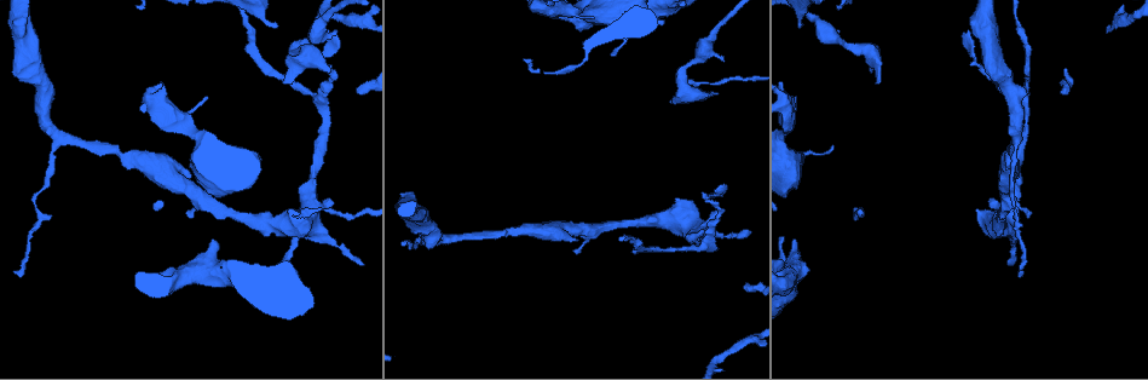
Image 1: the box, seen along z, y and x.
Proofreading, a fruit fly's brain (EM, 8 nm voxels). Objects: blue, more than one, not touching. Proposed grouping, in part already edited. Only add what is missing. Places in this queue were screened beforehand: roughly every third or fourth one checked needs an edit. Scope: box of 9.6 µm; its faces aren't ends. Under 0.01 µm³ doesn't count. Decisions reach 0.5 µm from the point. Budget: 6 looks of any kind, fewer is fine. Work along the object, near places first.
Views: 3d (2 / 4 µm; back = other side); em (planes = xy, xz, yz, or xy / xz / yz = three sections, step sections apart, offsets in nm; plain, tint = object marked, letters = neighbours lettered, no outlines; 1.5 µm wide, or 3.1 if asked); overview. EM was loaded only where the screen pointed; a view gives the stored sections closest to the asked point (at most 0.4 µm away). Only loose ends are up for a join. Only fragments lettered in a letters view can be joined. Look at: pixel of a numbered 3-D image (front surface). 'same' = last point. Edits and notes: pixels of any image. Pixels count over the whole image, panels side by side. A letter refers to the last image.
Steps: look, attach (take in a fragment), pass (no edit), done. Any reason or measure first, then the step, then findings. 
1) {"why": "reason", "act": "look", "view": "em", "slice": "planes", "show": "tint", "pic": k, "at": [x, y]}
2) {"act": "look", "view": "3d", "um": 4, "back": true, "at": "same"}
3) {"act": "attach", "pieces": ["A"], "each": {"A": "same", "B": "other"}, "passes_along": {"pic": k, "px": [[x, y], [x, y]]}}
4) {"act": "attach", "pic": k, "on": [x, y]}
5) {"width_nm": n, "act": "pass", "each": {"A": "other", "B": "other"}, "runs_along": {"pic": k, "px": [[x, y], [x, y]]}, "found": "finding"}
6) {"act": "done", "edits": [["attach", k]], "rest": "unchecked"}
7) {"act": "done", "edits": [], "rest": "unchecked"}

{"why": "long arm stops here", "act": "look", "view": "3d", "um": 4, "back": true, "pic": 1, "at": [1020, 272]}

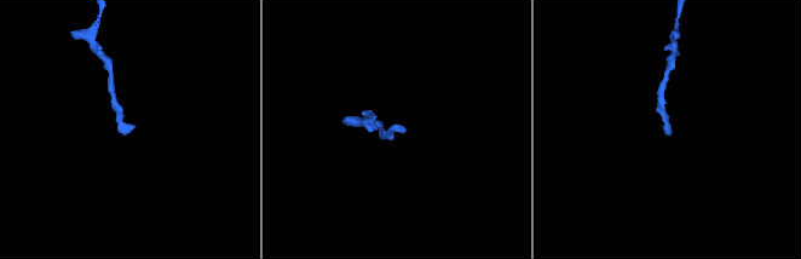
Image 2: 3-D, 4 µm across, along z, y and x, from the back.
{"why": "now the EM", "act": "look", "view": "em", "slice": "planes", "show": "letters", "pic": 2, "at": [665, 125]}

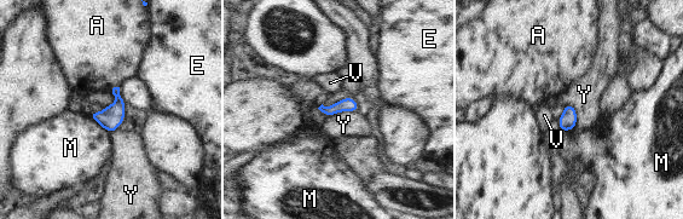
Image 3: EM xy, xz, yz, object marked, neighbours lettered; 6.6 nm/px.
{"width_nm": 90, "act": "pass", "each": {"A": "other", "E": "other", "M": "other", "V": "other", "Y": "other"}, "border": {"pic": 3, "px": [[357, 110], [342, 110], [325, 117]]}, "found": "none of them fits"}

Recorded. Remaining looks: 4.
{"why": "stops while still wide", "act": "look", "view": "3d", "um": 4, "pic": 1, "at": [791, 242]}

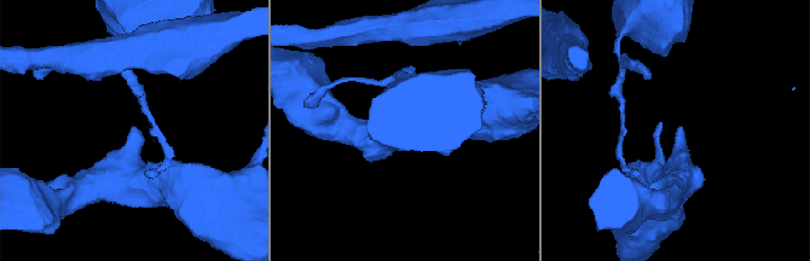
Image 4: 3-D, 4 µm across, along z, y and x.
{"act": "look", "view": "em", "slice": "yz", "step": 8, "show": "tint", "pic": 4, "at": [679, 128]}

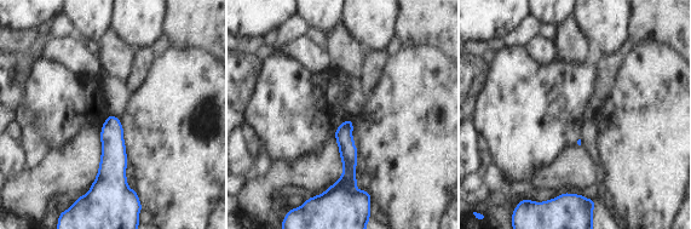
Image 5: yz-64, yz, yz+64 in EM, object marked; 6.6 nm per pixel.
{"why": "another direction", "act": "look", "view": "em", "slice": "planes", "show": "letters", "at": "same"}

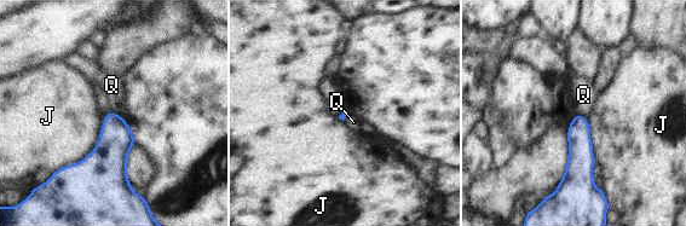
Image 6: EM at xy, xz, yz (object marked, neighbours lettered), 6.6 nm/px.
{"act": "pass", "each": {"J": "other", "Q": "other"}, "border": {"pic": 6, "px": [[110, 110], [120, 116]]}, "found": "no lettered fragment goes on from it"}

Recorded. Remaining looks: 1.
{"why": "an open end", "act": "look", "view": "em", "slice": "planes", "show": "letters", "pic": 1, "at": [1028, 216]}

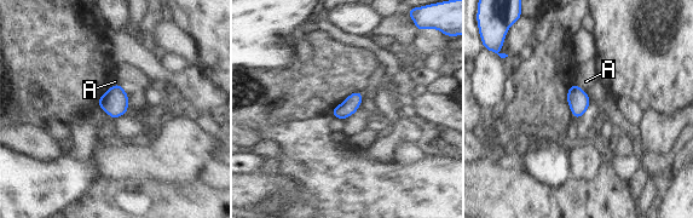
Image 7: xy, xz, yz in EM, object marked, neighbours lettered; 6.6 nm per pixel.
{"act": "pass", "each": {"A": "other"}, "border": {"pic": 7, "px": [[576, 84], [585, 92]]}, "found": "none of them fits"}

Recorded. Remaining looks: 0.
{"act": "done", "edits": [], "rest": "unchecked"}

